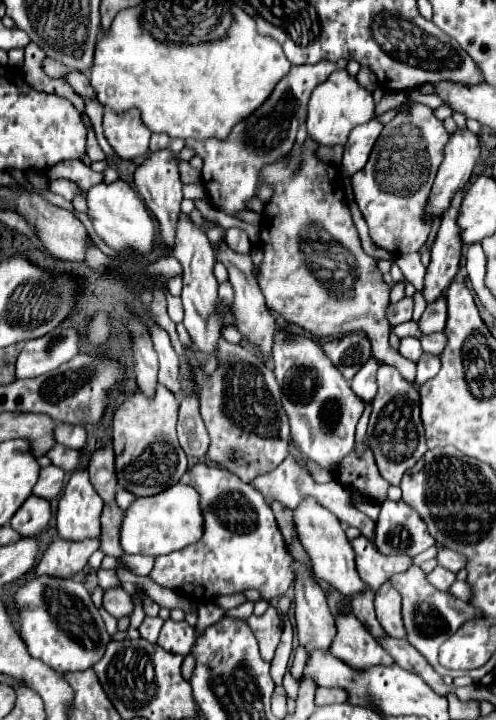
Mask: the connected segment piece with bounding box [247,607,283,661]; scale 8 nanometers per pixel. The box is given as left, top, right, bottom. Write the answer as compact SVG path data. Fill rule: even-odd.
M269 607L261 617L255 617L251 615L247 619L247 625L251 627L257 643L259 643L259 649L261 649L261 657L265 661L271 661L273 655L275 655L275 649L277 649L277 643L279 643L279 637L281 637L281 615L275 607Z

